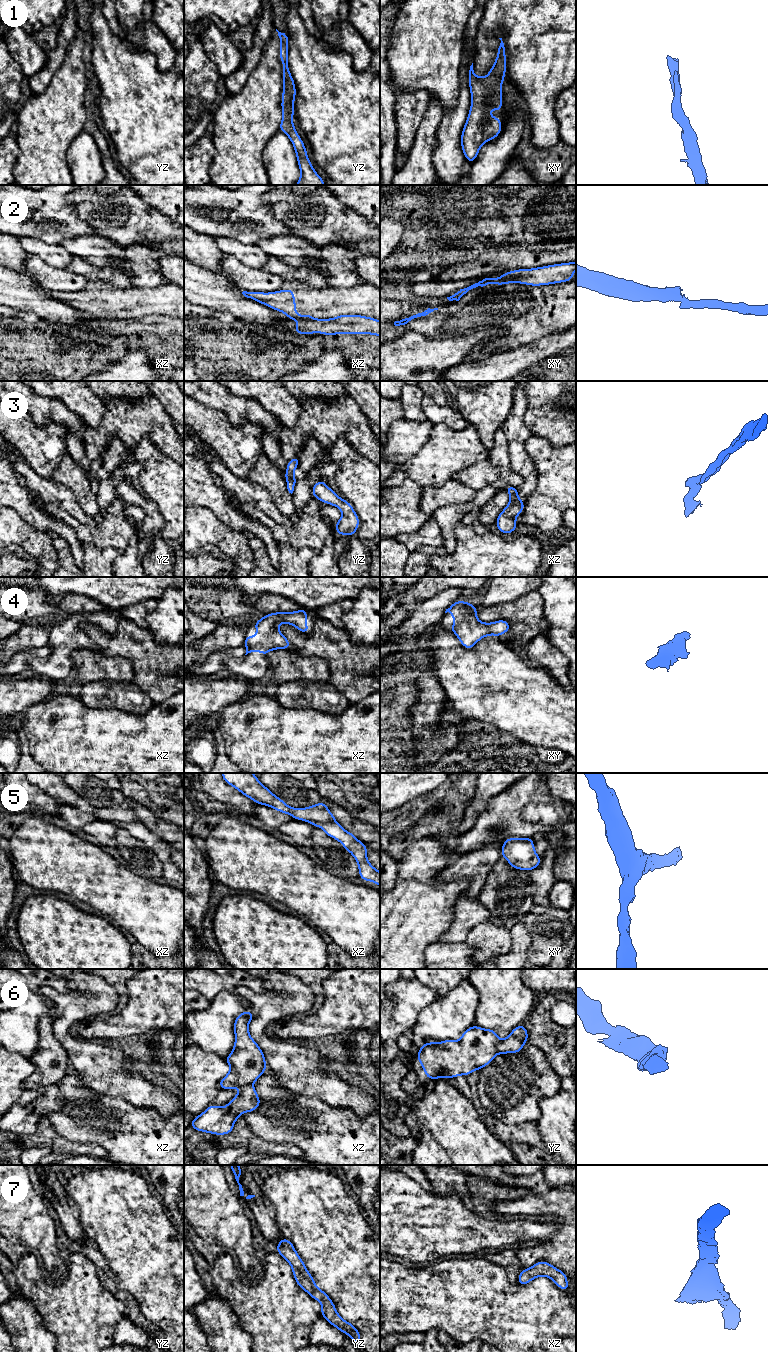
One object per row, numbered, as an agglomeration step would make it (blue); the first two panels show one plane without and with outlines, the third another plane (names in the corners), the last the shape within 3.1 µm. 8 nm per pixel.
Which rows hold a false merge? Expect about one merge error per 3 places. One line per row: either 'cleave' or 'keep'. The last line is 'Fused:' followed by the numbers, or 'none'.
1: keep
2: cleave
3: keep
4: keep
5: keep
6: keep
7: keep
Fused: 2

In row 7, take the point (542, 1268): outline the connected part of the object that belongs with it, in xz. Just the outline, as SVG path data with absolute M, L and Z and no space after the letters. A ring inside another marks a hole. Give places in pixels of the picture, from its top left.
M539 1261L530 1268L522 1269L517 1284L526 1285L539 1276L549 1277L563 1291L569 1290L566 1274L546 1261Z

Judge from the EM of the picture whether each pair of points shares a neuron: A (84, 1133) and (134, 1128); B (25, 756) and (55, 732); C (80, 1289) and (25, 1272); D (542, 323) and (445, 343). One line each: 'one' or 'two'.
A: one
B: two
C: one
D: two

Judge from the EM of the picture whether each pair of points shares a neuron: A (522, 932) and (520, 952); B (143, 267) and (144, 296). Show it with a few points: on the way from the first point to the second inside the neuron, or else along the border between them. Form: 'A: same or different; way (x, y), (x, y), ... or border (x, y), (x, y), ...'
A: same; way (521, 937), (520, 947)
B: different; border (166, 282), (155, 288), (141, 288), (131, 285)

